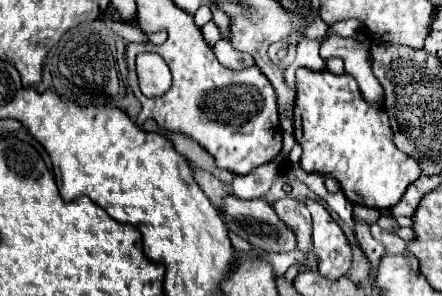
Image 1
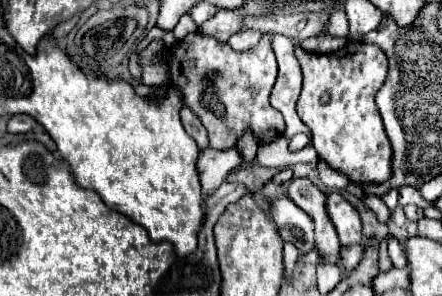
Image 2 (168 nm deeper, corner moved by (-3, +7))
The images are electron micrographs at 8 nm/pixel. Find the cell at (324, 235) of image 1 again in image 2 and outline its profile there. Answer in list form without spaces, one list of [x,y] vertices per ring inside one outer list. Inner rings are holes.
[[[333,191],[327,201],[327,213],[337,229],[341,245],[349,243],[361,243],[363,231],[361,231],[361,217],[359,211],[341,195],[341,191]]]

